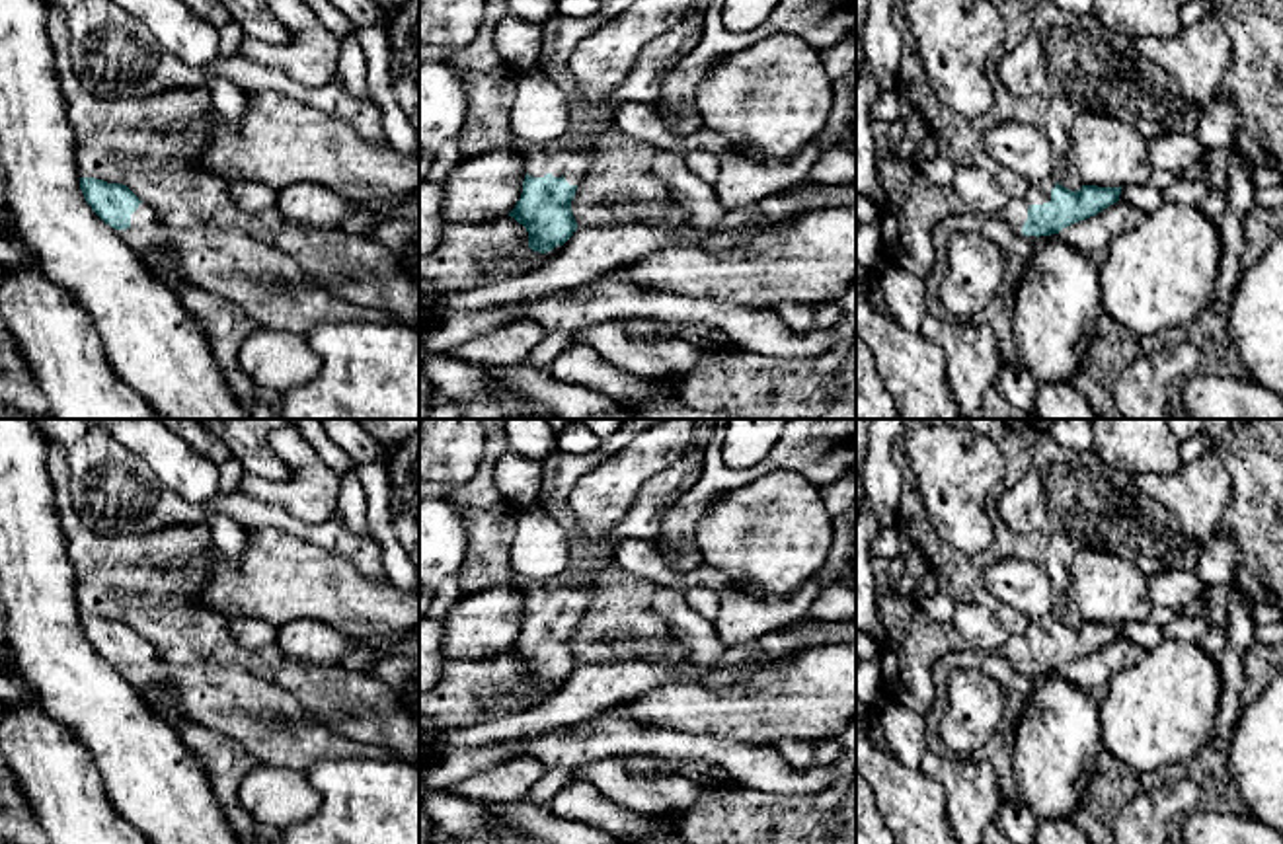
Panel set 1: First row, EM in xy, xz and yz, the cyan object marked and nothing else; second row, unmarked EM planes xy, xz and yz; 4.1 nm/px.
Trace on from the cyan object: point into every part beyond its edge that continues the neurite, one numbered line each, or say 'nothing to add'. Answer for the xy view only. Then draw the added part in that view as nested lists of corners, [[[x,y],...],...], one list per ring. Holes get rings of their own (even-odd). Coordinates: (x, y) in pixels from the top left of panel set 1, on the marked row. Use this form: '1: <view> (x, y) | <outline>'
1: xy (145, 215) | [[[140,203],[138,209],[131,214],[131,230],[146,228],[158,222],[158,214],[148,203]]]

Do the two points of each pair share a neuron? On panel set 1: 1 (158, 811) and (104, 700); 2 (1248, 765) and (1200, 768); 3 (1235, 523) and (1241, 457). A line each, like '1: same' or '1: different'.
1: same
2: different
3: same

